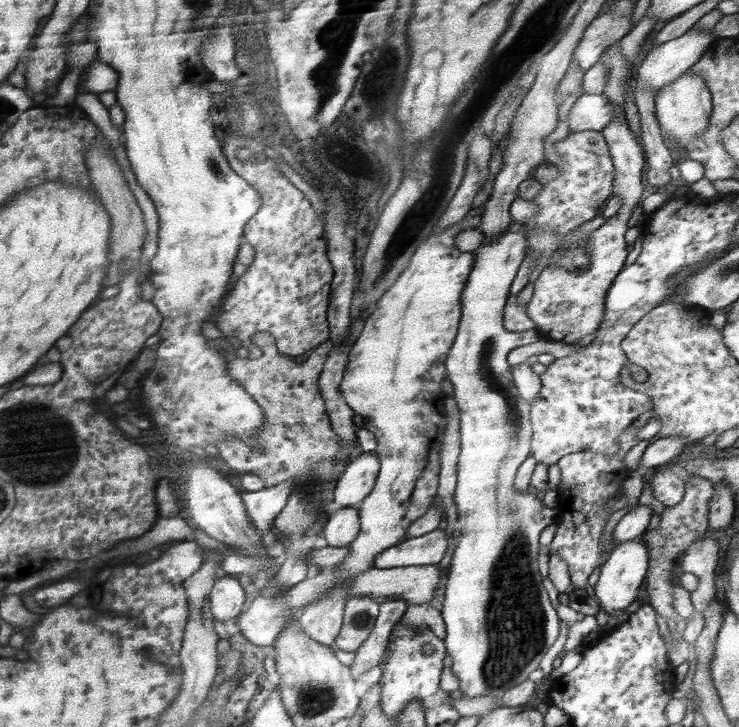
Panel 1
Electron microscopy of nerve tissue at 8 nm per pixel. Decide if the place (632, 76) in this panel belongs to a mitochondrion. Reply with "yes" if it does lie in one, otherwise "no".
no

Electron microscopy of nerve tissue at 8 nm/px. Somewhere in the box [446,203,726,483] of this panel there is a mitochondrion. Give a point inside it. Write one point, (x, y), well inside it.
(486, 374)

